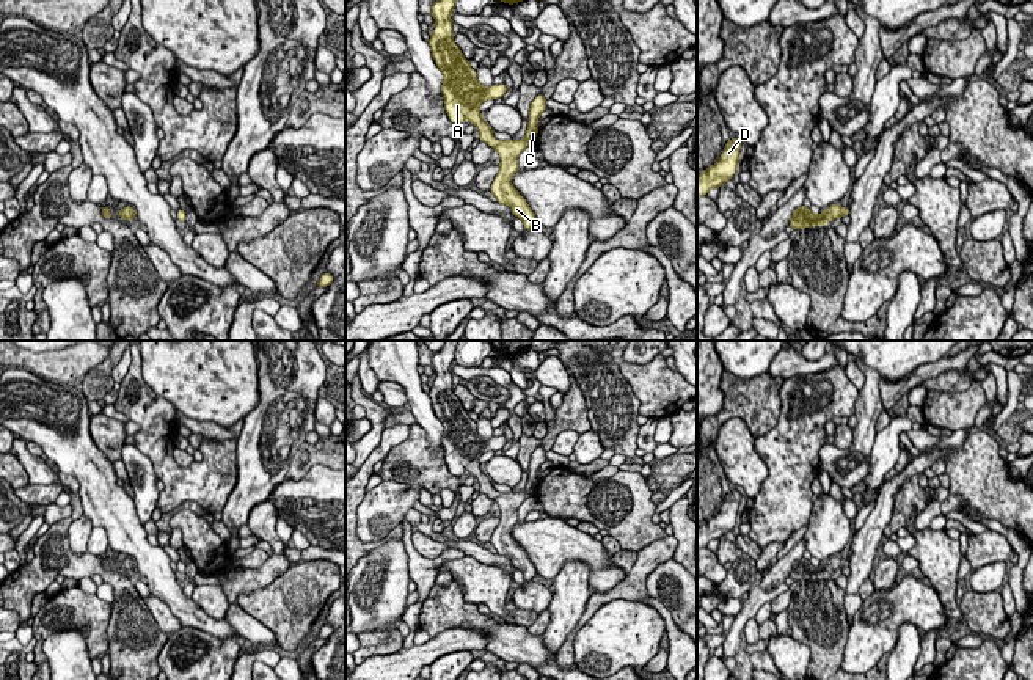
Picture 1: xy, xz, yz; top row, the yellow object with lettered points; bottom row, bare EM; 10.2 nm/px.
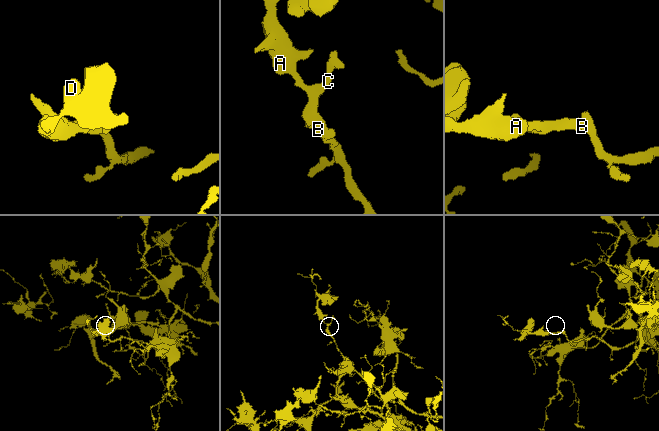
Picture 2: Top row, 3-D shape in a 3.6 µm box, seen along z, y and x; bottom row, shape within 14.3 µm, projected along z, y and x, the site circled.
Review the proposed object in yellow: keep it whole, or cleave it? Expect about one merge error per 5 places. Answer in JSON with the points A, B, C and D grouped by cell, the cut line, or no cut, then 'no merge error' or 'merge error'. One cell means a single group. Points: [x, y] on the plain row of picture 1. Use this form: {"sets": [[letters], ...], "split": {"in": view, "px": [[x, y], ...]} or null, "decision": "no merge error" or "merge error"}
{"sets": [["A", "B", "C", "D"]], "split": null, "decision": "no merge error"}

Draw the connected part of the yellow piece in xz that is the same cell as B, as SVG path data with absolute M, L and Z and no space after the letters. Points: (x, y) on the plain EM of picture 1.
M446 341L443 349L433 353L432 358L436 378L430 386L429 397L436 418L443 424L444 462L451 474L457 477L469 471L480 484L479 492L498 503L501 517L490 542L496 553L507 556L512 561L512 567L521 570L524 581L531 583L537 575L537 568L512 537L512 529L518 523L518 507L534 495L538 485L537 471L546 462L546 451L543 446L538 446L531 454L527 484L523 492L501 493L493 488L493 482L484 473L479 457L488 451L496 452L502 449L507 438L504 435L490 440L482 438L476 421L469 418L469 411L463 408L460 399L454 394L451 366L455 360L457 344L458 341Z

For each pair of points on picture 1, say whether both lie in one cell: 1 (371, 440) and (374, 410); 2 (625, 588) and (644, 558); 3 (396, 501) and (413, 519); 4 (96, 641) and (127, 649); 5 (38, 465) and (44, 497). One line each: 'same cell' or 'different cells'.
1: same cell
2: same cell
3: different cells
4: different cells
5: different cells

